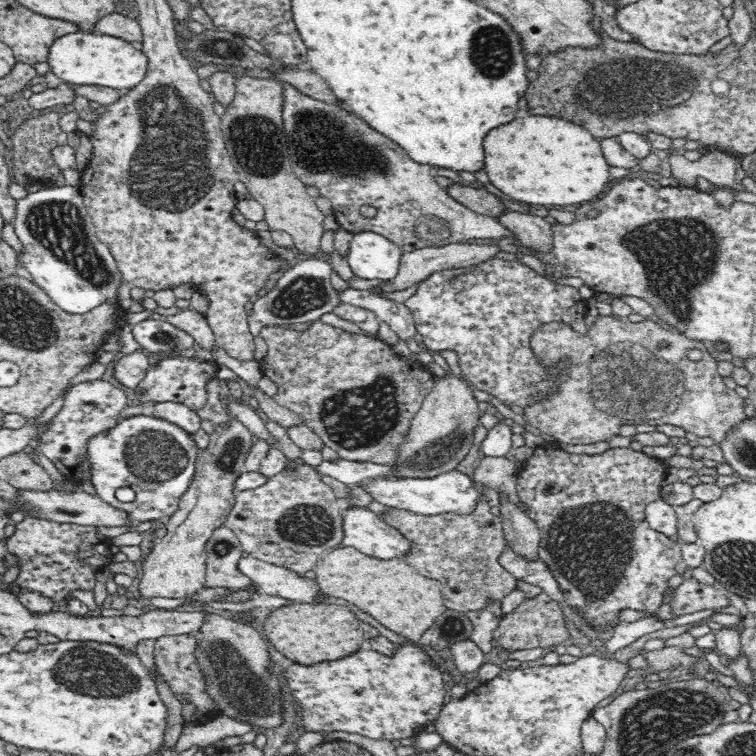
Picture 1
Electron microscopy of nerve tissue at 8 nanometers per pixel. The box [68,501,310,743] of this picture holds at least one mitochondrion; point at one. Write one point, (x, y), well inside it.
(236, 683)

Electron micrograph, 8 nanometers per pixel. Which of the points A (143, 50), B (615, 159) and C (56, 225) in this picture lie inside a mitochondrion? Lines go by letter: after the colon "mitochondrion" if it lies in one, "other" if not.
A: other
B: other
C: mitochondrion

